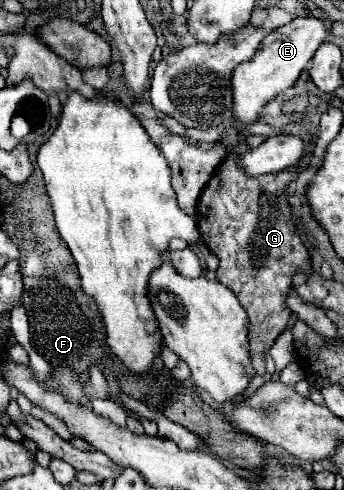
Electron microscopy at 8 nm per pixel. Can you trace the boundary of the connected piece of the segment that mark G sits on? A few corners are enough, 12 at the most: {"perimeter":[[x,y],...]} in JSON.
{"perimeter":[[232,151],[198,203],[218,281],[248,313],[250,361],[286,327],[310,255],[284,195]]}

